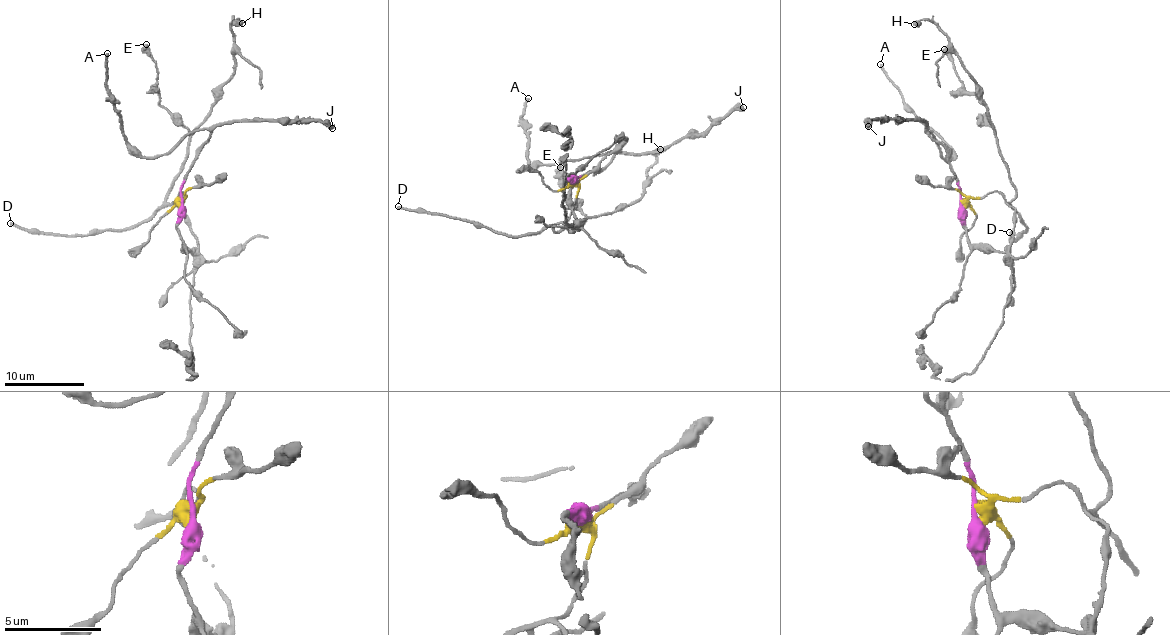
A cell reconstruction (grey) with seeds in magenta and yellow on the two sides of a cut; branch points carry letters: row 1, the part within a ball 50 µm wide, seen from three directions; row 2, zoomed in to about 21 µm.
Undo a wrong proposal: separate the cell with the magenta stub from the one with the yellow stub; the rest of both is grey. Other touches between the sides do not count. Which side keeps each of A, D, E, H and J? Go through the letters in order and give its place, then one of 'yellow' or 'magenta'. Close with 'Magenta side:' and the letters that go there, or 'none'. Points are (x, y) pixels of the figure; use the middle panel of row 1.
A: (528, 98) | magenta
D: (398, 206) | yellow
E: (560, 167) | yellow
H: (660, 149) | yellow
J: (743, 107) | magenta
Magenta side: A, J

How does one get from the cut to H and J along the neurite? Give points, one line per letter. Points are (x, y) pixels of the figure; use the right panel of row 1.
H: (961, 203), (995, 192), (1009, 202), (1015, 188), (976, 79), (935, 25), (926, 19), (914, 25)
J: (961, 203), (961, 188), (948, 161), (947, 151), (922, 122), (876, 118), (868, 127)

